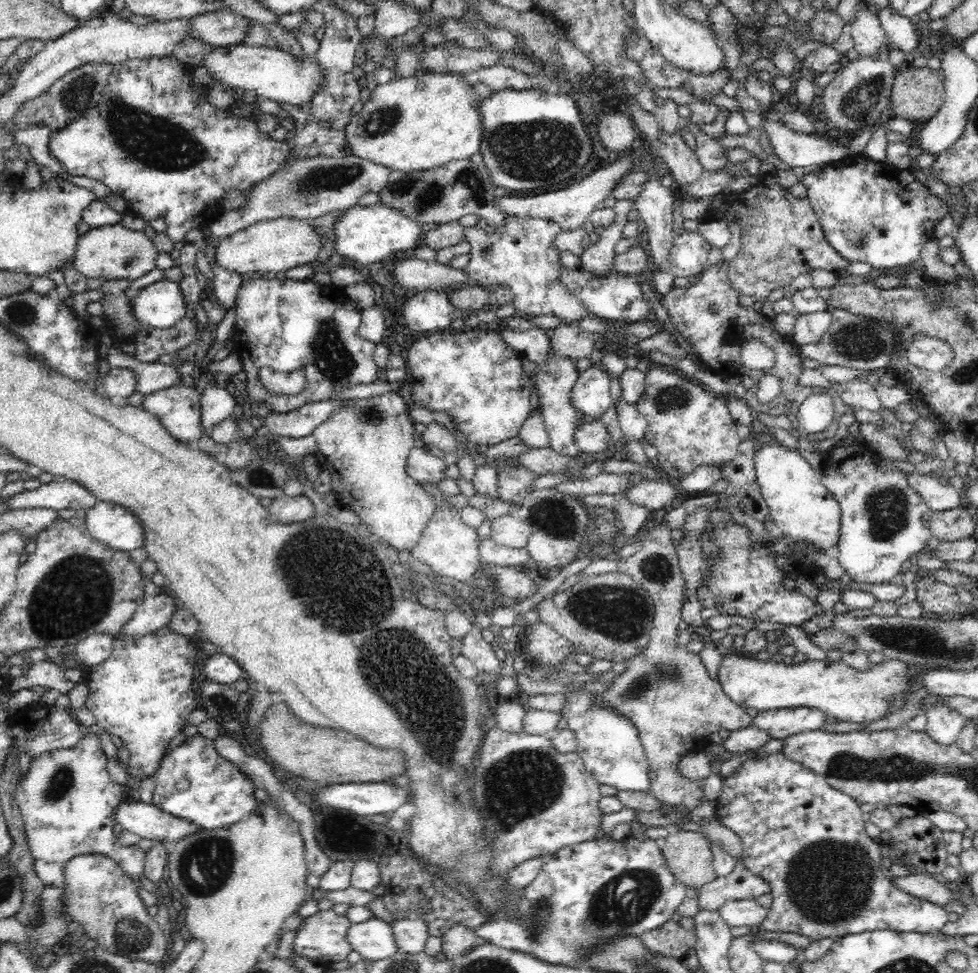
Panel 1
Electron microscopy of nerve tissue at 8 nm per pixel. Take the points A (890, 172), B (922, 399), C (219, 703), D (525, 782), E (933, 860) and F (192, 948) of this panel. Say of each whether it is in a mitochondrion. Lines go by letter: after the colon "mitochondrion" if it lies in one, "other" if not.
A: other
B: other
C: mitochondrion
D: mitochondrion
E: other
F: other

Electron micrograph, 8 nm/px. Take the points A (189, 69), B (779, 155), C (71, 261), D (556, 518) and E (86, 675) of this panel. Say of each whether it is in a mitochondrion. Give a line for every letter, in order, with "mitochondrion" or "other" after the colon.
A: other
B: other
C: other
D: mitochondrion
E: other

